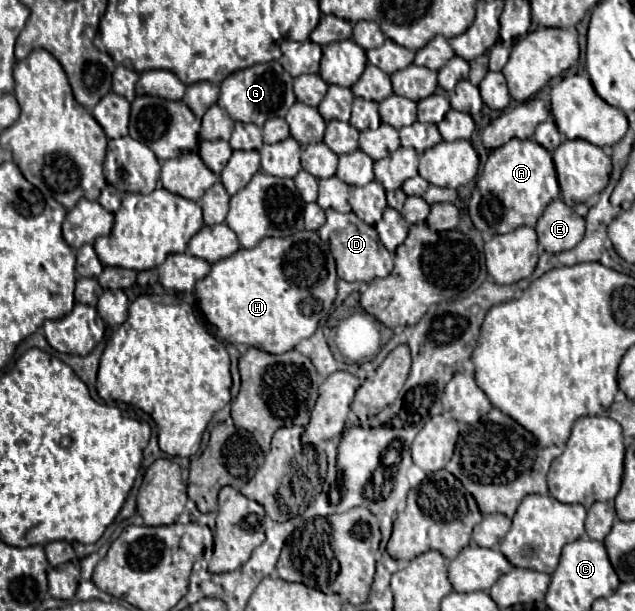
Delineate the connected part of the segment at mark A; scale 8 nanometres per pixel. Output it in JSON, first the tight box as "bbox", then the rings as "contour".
{"bbox":[469,138,559,238],"contour":[[[519,138],[509,140],[505,146],[486,149],[488,158],[482,167],[483,174],[477,180],[477,188],[469,202],[469,216],[475,228],[481,230],[485,238],[505,234],[519,226],[535,230],[545,206],[559,196],[559,182],[551,154],[541,144]]]}

